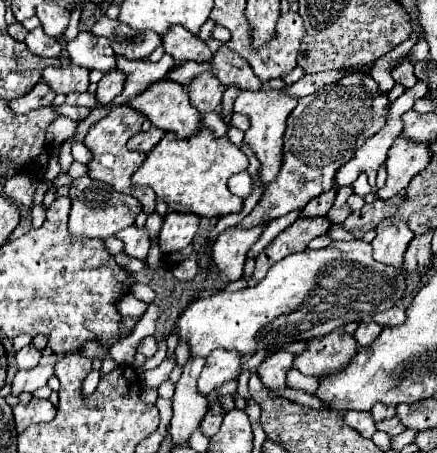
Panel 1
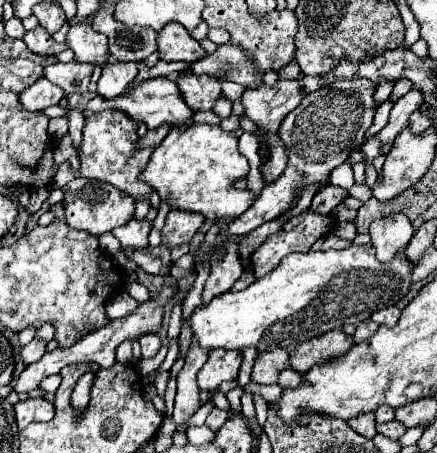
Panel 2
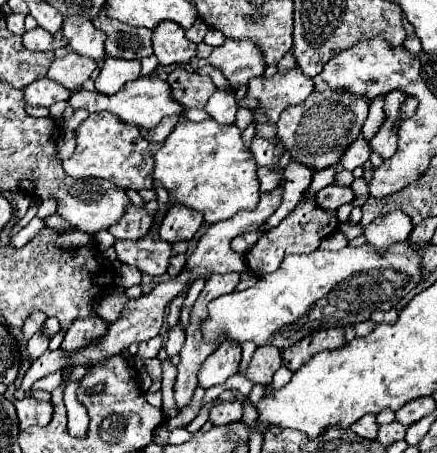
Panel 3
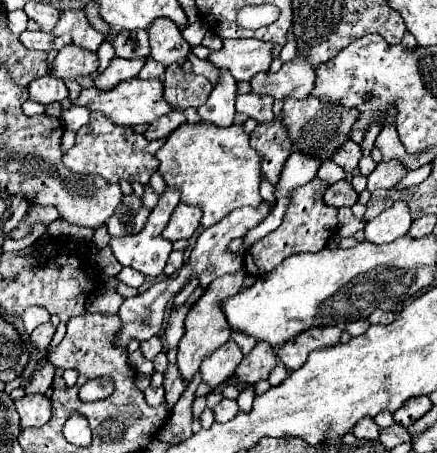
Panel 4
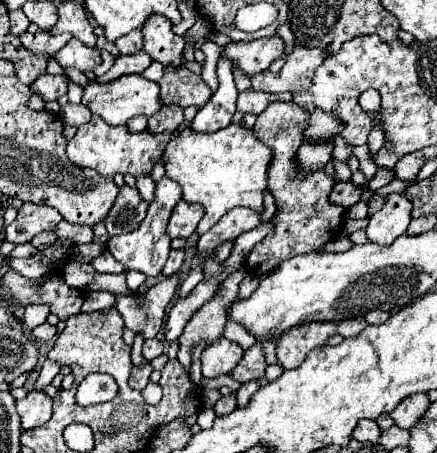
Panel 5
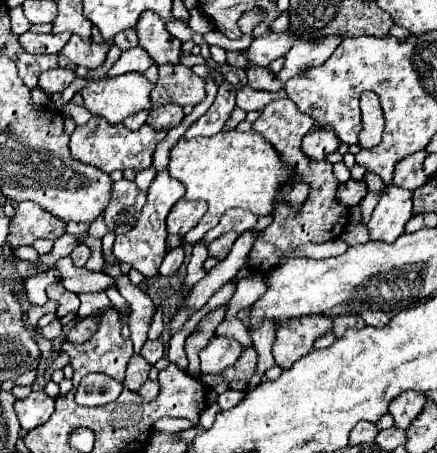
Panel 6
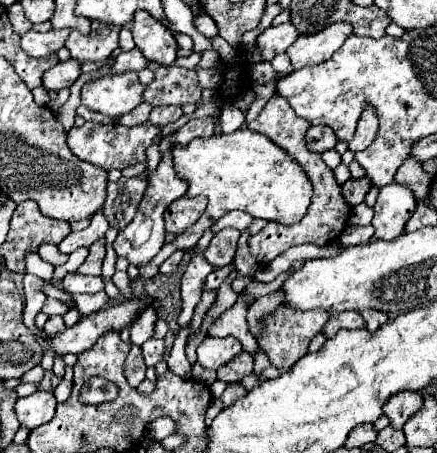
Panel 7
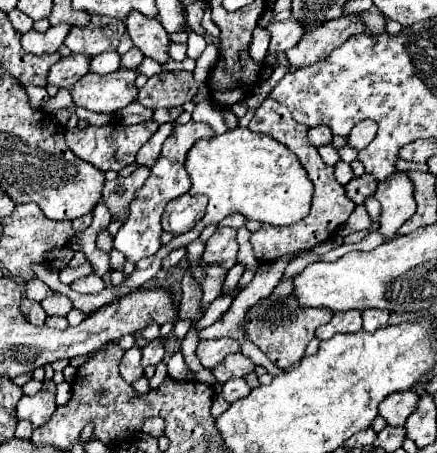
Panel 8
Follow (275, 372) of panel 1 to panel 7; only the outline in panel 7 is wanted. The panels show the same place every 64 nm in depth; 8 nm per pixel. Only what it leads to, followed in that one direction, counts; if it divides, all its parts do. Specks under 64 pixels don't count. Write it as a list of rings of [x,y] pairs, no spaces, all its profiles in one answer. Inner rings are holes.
[[[240,352],[228,364],[218,368],[218,378],[222,382],[238,382],[244,376],[252,374],[252,366],[254,366],[254,358],[250,354],[246,354],[246,352]]]

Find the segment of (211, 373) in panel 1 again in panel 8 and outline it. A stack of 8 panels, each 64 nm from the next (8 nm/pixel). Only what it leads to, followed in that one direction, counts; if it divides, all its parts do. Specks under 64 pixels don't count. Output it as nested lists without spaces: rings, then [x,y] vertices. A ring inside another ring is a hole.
[[[218,338],[218,340],[202,340],[198,344],[198,358],[204,368],[214,368],[224,360],[224,356],[240,352],[240,344],[234,338]]]

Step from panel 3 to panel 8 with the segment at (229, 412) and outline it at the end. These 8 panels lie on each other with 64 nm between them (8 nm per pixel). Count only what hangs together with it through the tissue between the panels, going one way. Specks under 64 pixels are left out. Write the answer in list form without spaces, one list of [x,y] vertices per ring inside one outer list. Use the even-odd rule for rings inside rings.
[[[234,378],[234,380],[228,380],[228,382],[222,384],[222,396],[224,396],[230,404],[236,402],[236,400],[240,400],[240,398],[244,398],[244,396],[248,396],[250,390],[252,390],[252,388],[246,384],[244,378]]]

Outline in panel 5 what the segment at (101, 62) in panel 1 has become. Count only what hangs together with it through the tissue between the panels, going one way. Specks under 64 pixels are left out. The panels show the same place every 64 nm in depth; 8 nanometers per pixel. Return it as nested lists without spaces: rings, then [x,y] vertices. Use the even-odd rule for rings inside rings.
[[[64,2],[58,6],[58,22],[54,24],[54,28],[50,30],[50,34],[62,34],[62,32],[70,32],[72,36],[76,36],[80,42],[88,44],[88,46],[96,46],[96,36],[92,32],[92,24],[84,12],[82,4],[76,2]]]

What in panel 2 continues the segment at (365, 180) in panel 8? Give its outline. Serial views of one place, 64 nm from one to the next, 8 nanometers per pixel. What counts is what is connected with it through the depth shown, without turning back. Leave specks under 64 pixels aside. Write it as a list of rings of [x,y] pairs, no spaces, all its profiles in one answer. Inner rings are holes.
[[[328,184],[326,188],[318,190],[318,194],[314,196],[312,210],[320,212],[320,214],[330,214],[338,204],[342,204],[346,200],[346,196],[348,196],[348,192],[344,188]]]

